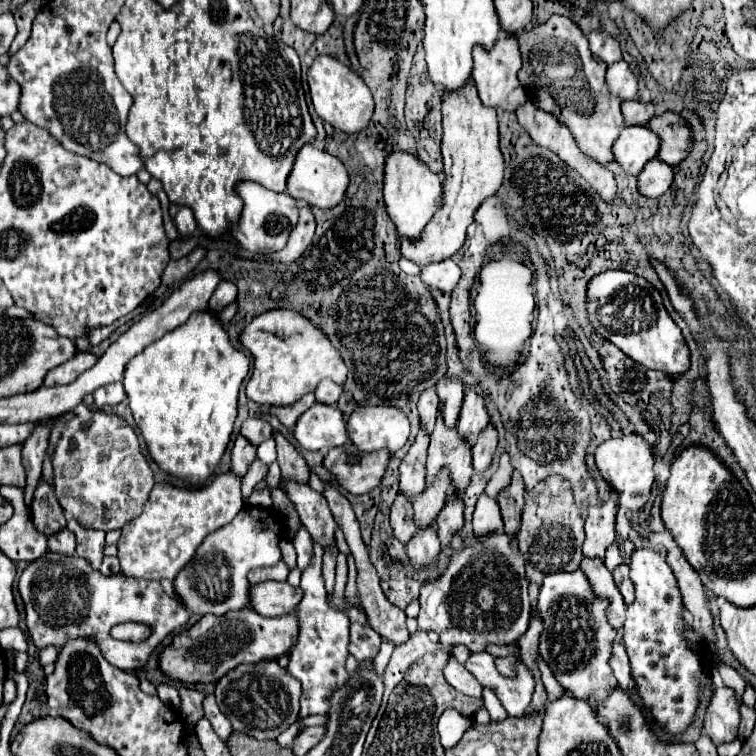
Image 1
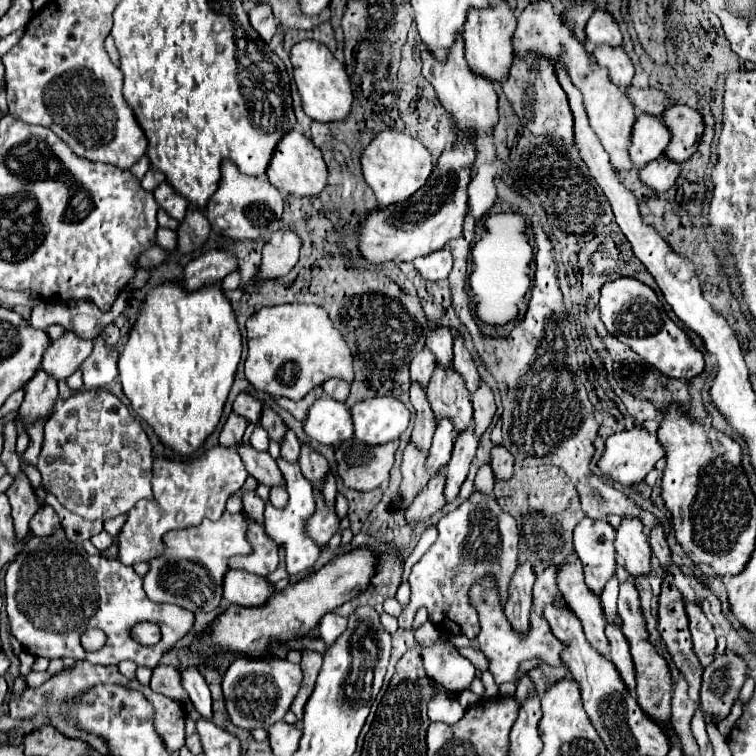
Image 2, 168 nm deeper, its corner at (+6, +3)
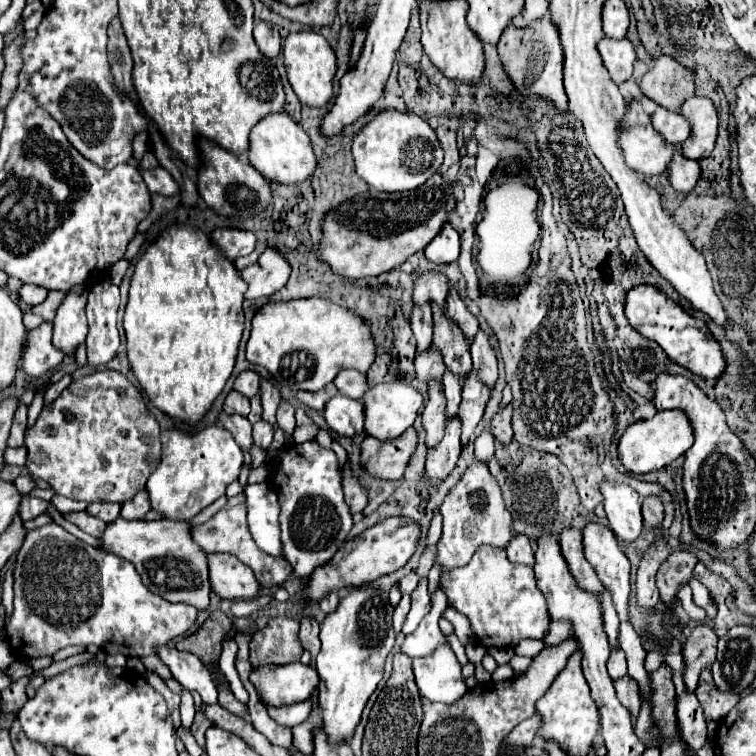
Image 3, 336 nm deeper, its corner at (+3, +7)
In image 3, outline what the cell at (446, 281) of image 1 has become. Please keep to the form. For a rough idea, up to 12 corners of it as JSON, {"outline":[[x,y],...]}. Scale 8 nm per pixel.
{"outline":[[446,223],[424,249],[430,263],[450,265],[460,255],[460,237]]}

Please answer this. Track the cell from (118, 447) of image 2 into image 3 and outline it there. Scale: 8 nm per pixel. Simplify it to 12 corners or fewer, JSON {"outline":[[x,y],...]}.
{"outline":[[118,371],[72,381],[26,431],[58,495],[126,503],[160,427]]}

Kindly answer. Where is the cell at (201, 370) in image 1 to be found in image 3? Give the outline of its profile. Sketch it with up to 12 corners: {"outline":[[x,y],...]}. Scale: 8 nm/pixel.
{"outline":[[188,225],[136,263],[130,369],[188,425],[236,363],[246,287]]}

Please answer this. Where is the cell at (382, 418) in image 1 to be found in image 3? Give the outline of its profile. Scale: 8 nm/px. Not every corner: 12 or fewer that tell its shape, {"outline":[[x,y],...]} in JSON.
{"outline":[[404,383],[368,389],[364,431],[400,437],[412,427],[422,395]]}

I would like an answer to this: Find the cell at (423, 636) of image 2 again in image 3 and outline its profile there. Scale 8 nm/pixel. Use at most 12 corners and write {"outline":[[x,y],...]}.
{"outline":[[436,545],[420,557],[418,573],[420,579],[428,577],[434,557],[436,557]]}

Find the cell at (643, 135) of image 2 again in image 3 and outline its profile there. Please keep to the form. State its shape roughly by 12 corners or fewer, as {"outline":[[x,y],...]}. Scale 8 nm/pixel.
{"outline":[[658,107],[654,131],[668,145],[680,145],[690,123],[678,113]]}

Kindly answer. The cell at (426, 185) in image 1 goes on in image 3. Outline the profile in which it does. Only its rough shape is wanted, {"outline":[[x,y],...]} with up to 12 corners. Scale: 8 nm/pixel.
{"outline":[[386,109],[352,143],[376,191],[420,187],[442,165],[434,129]]}

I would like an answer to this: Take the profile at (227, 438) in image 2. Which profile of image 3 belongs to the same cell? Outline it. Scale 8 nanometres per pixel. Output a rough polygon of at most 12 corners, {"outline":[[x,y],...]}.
{"outline":[[230,391],[224,401],[224,411],[248,415],[250,401],[236,391]]}

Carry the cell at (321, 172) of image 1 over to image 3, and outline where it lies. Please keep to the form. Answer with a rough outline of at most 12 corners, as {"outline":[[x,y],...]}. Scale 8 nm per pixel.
{"outline":[[286,113],[252,129],[248,159],[268,181],[298,185],[318,165]]}

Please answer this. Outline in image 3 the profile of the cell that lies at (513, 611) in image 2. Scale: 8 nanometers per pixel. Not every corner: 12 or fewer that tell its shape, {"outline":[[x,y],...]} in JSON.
{"outline":[[514,537],[508,559],[518,565],[534,565],[534,549],[528,537]]}

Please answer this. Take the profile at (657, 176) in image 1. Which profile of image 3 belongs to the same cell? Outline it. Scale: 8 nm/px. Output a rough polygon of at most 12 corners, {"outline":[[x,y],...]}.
{"outline":[[676,151],[666,175],[676,191],[688,193],[700,179],[698,161]]}

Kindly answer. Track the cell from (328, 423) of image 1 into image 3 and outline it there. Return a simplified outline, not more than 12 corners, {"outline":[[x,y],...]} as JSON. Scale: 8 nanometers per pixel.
{"outline":[[334,395],[324,409],[340,437],[364,431],[360,401]]}

